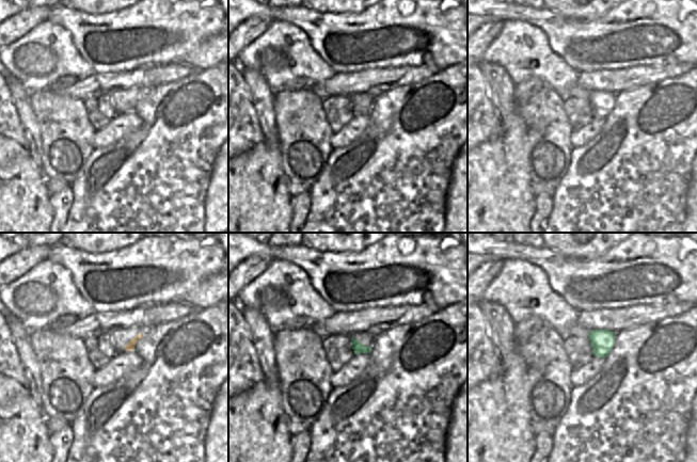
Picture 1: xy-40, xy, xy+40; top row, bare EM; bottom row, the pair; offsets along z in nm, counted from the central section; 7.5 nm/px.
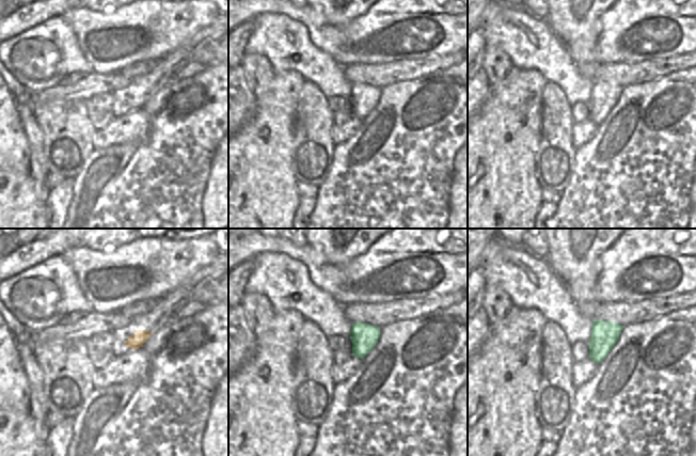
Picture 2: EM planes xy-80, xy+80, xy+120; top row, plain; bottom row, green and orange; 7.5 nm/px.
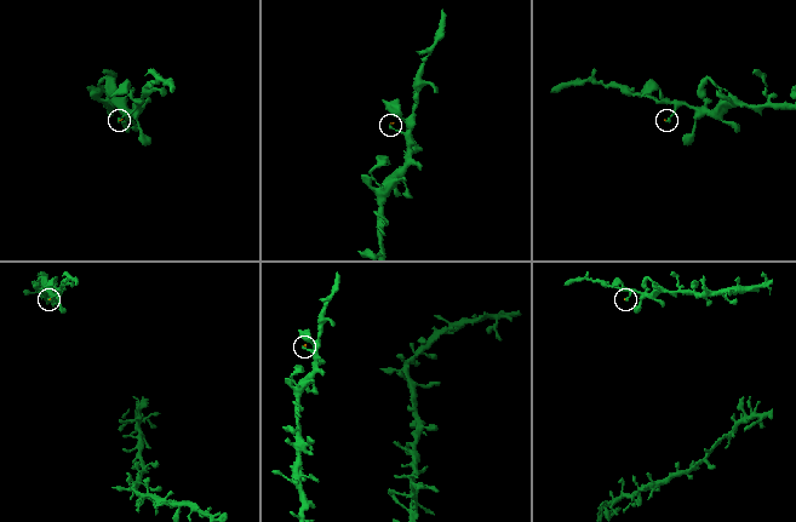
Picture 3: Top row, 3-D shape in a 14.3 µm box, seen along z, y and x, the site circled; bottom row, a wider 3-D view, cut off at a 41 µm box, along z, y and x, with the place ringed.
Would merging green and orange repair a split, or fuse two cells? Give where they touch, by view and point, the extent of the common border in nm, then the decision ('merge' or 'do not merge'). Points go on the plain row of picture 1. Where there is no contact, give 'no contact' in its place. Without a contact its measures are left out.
no contact; do not merge

